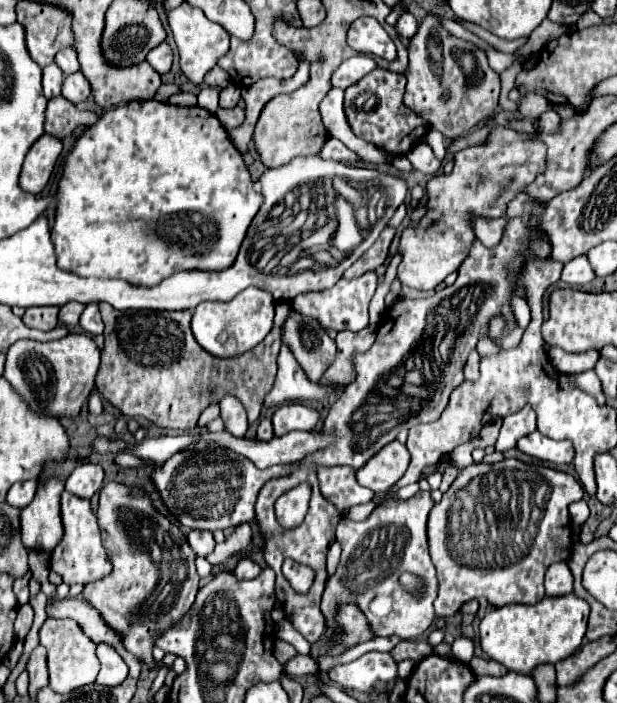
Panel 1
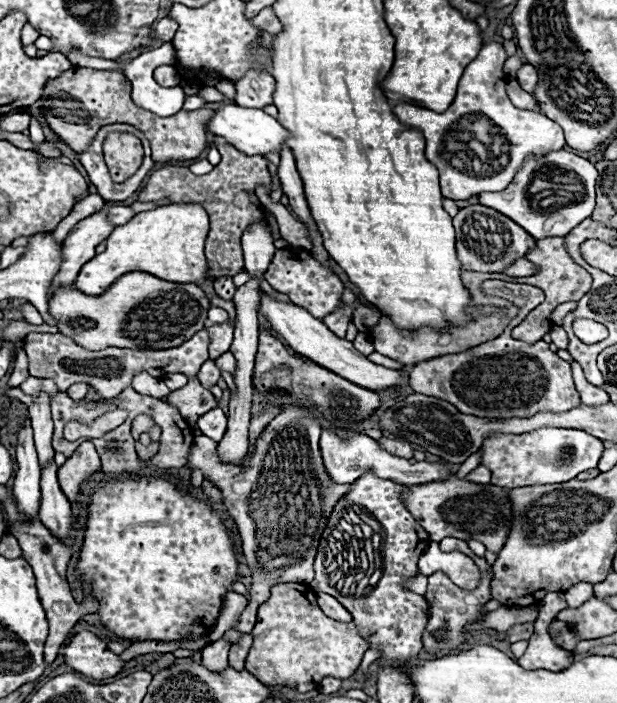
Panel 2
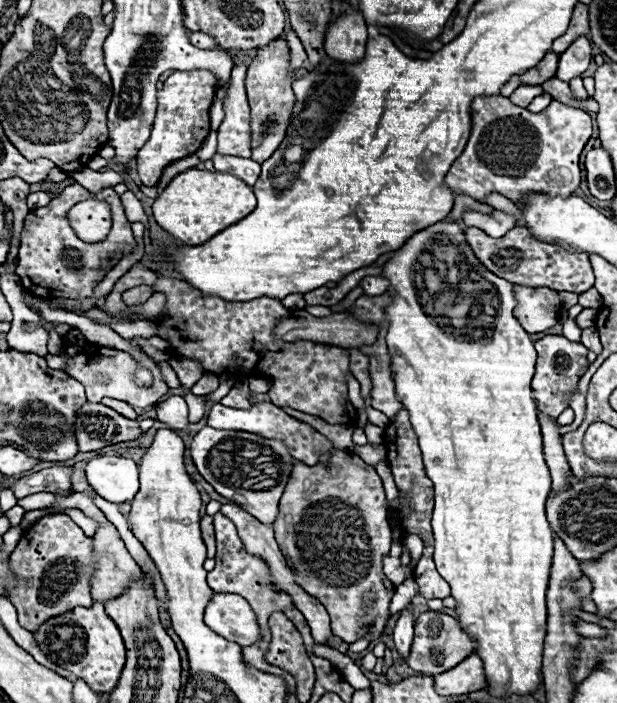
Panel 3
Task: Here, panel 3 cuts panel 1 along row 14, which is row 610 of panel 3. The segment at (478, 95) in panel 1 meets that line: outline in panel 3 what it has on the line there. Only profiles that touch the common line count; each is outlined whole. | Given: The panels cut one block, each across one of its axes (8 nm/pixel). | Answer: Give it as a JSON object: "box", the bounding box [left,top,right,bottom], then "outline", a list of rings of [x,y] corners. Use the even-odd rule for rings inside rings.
{"box":[406,610,476,676],"outline":[[[428,610],[428,612],[420,614],[416,620],[416,634],[414,634],[414,642],[410,648],[410,656],[406,658],[406,664],[420,674],[434,676],[434,674],[452,670],[464,658],[468,658],[474,650],[476,650],[474,638],[460,628],[456,618],[436,612],[436,610]]]}

